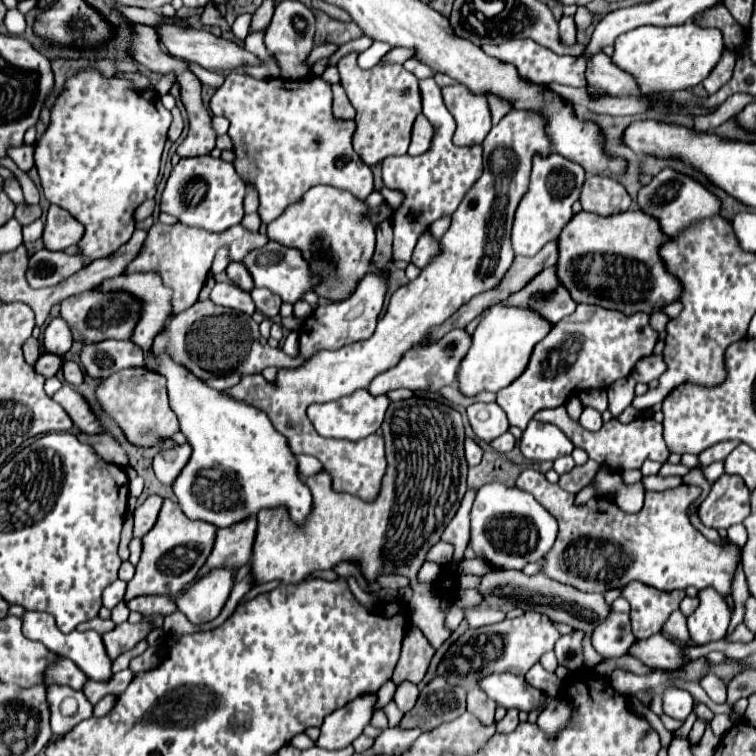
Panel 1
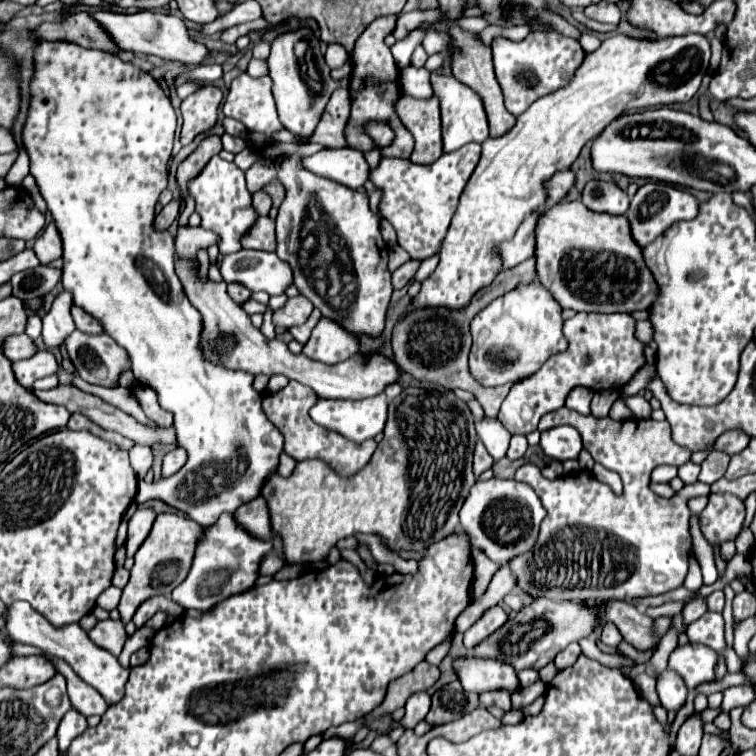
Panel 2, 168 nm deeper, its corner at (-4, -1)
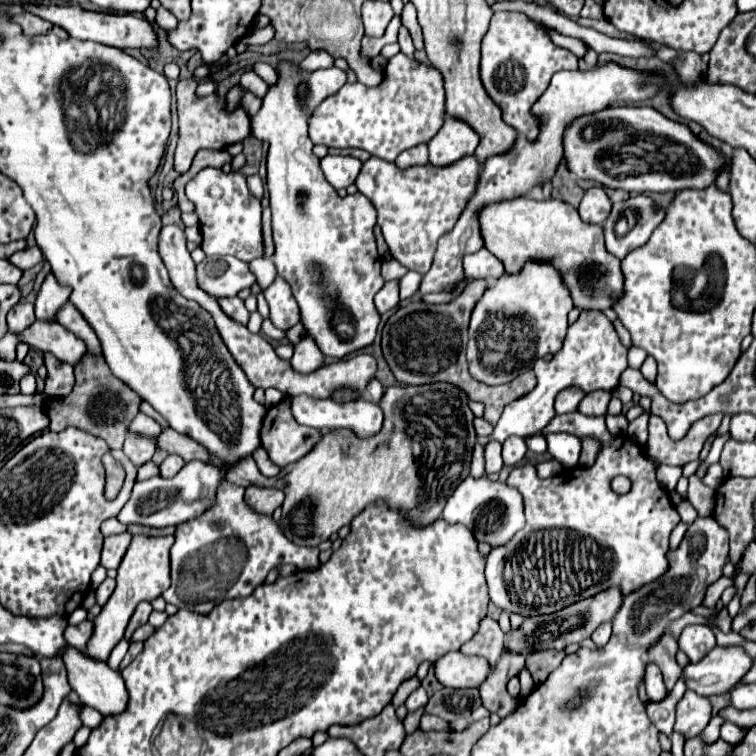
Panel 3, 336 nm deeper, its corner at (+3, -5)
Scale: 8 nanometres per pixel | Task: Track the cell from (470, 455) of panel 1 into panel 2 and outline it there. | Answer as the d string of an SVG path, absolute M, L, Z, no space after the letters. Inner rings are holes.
M478 442L478 444L476 444L476 452L474 452L474 474L480 476L480 474L486 472L488 468L492 468L492 464L494 464L492 456L486 452L484 444Z

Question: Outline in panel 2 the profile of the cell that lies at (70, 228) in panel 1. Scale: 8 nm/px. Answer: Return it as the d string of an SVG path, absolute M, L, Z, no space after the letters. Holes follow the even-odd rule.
M50 222L36 238L34 252L40 264L50 264L52 260L58 260L62 256L62 240L58 240L58 230L54 228L54 222Z

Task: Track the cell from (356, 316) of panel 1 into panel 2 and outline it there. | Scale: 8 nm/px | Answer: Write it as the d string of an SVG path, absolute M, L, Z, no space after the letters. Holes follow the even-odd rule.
M322 318L312 330L312 336L304 344L302 352L322 364L338 364L358 352L358 338L348 336L344 328L338 328L332 320Z

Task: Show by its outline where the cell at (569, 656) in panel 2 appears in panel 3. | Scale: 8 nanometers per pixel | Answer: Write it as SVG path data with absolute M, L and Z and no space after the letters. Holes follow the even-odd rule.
M545 650L545 652L533 652L527 658L527 670L531 672L535 684L541 684L543 680L547 680L547 676L559 668L559 664L563 662L565 652L561 650Z

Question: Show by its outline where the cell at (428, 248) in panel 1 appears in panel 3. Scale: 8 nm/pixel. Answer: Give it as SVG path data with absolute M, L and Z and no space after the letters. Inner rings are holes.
M389 280L383 284L383 288L375 294L375 306L383 314L399 304L399 280Z

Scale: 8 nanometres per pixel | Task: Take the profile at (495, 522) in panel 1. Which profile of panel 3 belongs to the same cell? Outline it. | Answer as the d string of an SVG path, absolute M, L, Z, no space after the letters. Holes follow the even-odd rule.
M467 476L449 496L447 506L443 510L443 520L447 520L447 524L459 522L467 526L477 542L485 542L491 548L497 548L499 544L507 544L507 540L511 540L511 536L515 536L515 532L523 528L525 524L523 498L515 488L507 486L505 482L491 482L485 476L481 478Z

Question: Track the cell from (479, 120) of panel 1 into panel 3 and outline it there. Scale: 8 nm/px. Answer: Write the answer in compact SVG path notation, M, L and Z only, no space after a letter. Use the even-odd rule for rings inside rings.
M445 114L443 126L427 144L429 162L435 166L453 164L465 154L473 154L477 144L479 144L479 134L473 132L473 128L467 122Z

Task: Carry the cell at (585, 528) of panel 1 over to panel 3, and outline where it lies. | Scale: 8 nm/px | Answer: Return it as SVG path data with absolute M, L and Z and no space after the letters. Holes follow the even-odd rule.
M581 412L555 416L543 432L567 430L577 438L597 438L601 448L591 468L565 470L547 480L537 478L535 466L530 463L511 470L507 484L521 492L527 524L505 546L493 548L487 556L485 570L493 604L507 612L523 612L525 616L533 612L547 614L595 596L611 586L621 586L623 596L627 596L627 592L643 588L643 584L651 584L651 580L663 576L663 572L667 572L669 536L681 518L669 502L667 490L663 490L657 482L657 469L664 464L683 467L699 460L705 440L719 428L721 418L721 414L705 416L691 426L683 440L675 442L669 438L665 422L659 416L651 416L649 440L647 444L637 444L625 434L611 434L605 426L605 416L583 416ZM615 476L627 476L631 480L631 490L627 494L615 494L611 490L611 480ZM507 564L547 576L547 584L541 586L551 592L549 600L535 602L535 610L529 610L527 604L515 602L505 584Z

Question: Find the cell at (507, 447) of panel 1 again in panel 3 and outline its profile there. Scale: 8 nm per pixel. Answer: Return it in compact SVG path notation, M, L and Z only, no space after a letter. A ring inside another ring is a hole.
M511 436L509 440L503 442L503 462L507 466L515 466L523 460L527 452L527 446L525 446L525 440L523 438L517 438L517 436Z

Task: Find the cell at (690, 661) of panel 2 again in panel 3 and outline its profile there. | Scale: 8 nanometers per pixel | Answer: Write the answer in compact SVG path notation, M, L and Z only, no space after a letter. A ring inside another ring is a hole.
M715 646L703 660L683 668L687 690L701 696L729 692L751 668L751 656L741 646Z

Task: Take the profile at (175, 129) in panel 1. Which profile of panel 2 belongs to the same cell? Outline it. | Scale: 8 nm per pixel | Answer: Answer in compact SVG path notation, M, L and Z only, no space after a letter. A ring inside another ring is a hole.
M204 86L202 90L190 94L182 102L182 134L180 142L186 146L190 144L196 136L206 136L218 122L218 108L222 102L222 92L220 88L214 86Z

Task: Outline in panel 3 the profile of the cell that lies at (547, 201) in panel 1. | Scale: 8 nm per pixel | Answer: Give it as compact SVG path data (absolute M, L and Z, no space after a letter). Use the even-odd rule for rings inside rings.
M481 248L475 254L467 254L463 258L463 268L465 268L465 276L467 278L499 278L505 274L503 262L497 256L491 256L491 252L487 252L485 248Z

